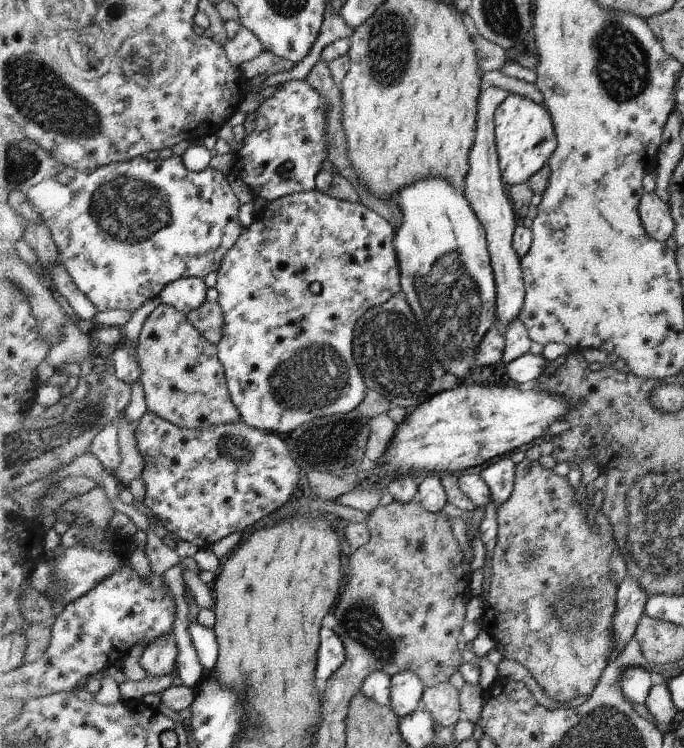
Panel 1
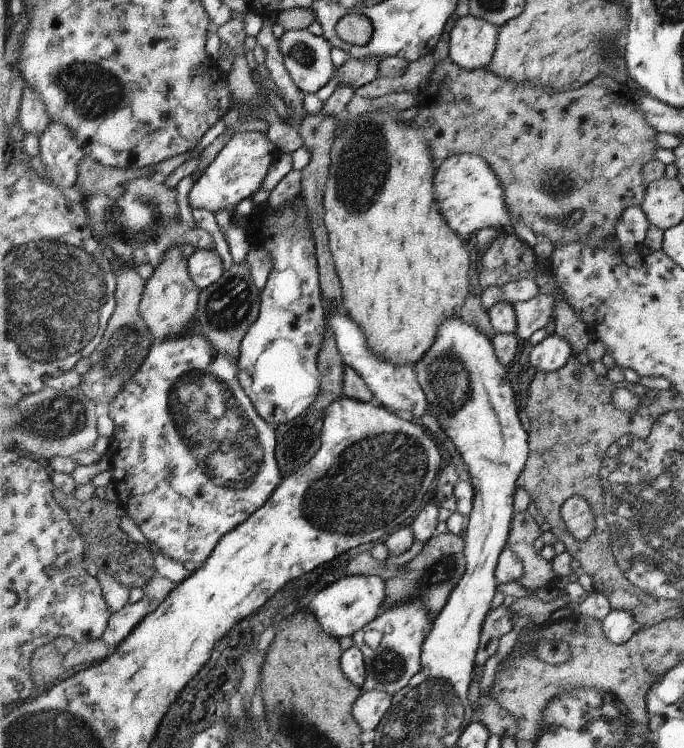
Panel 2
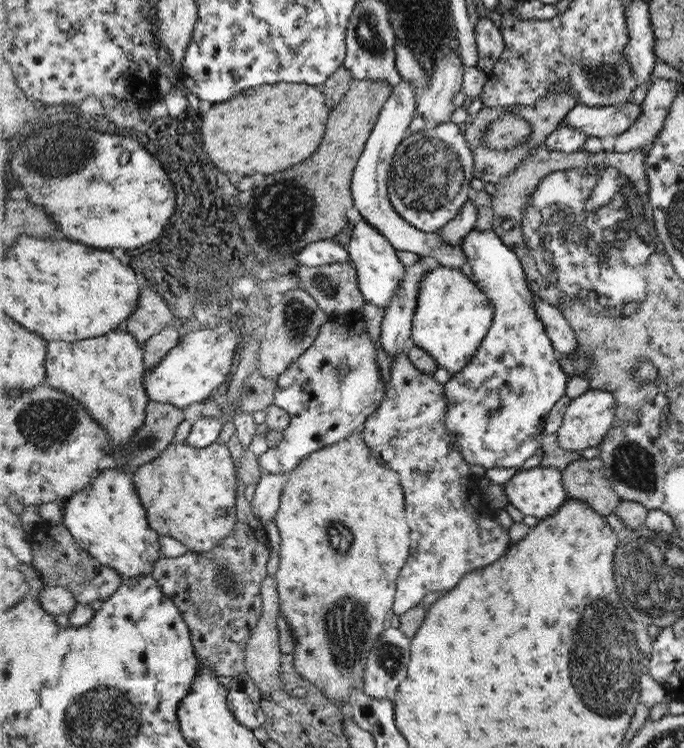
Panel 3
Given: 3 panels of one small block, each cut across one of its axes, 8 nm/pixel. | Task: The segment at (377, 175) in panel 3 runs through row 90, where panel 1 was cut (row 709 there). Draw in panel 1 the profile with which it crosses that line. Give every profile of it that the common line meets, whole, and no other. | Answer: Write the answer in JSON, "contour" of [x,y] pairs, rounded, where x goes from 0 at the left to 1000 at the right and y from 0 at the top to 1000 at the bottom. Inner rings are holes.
{"contour":[[[588,897],[572,904],[570,941],[583,963],[611,947],[623,917],[605,897]]]}

